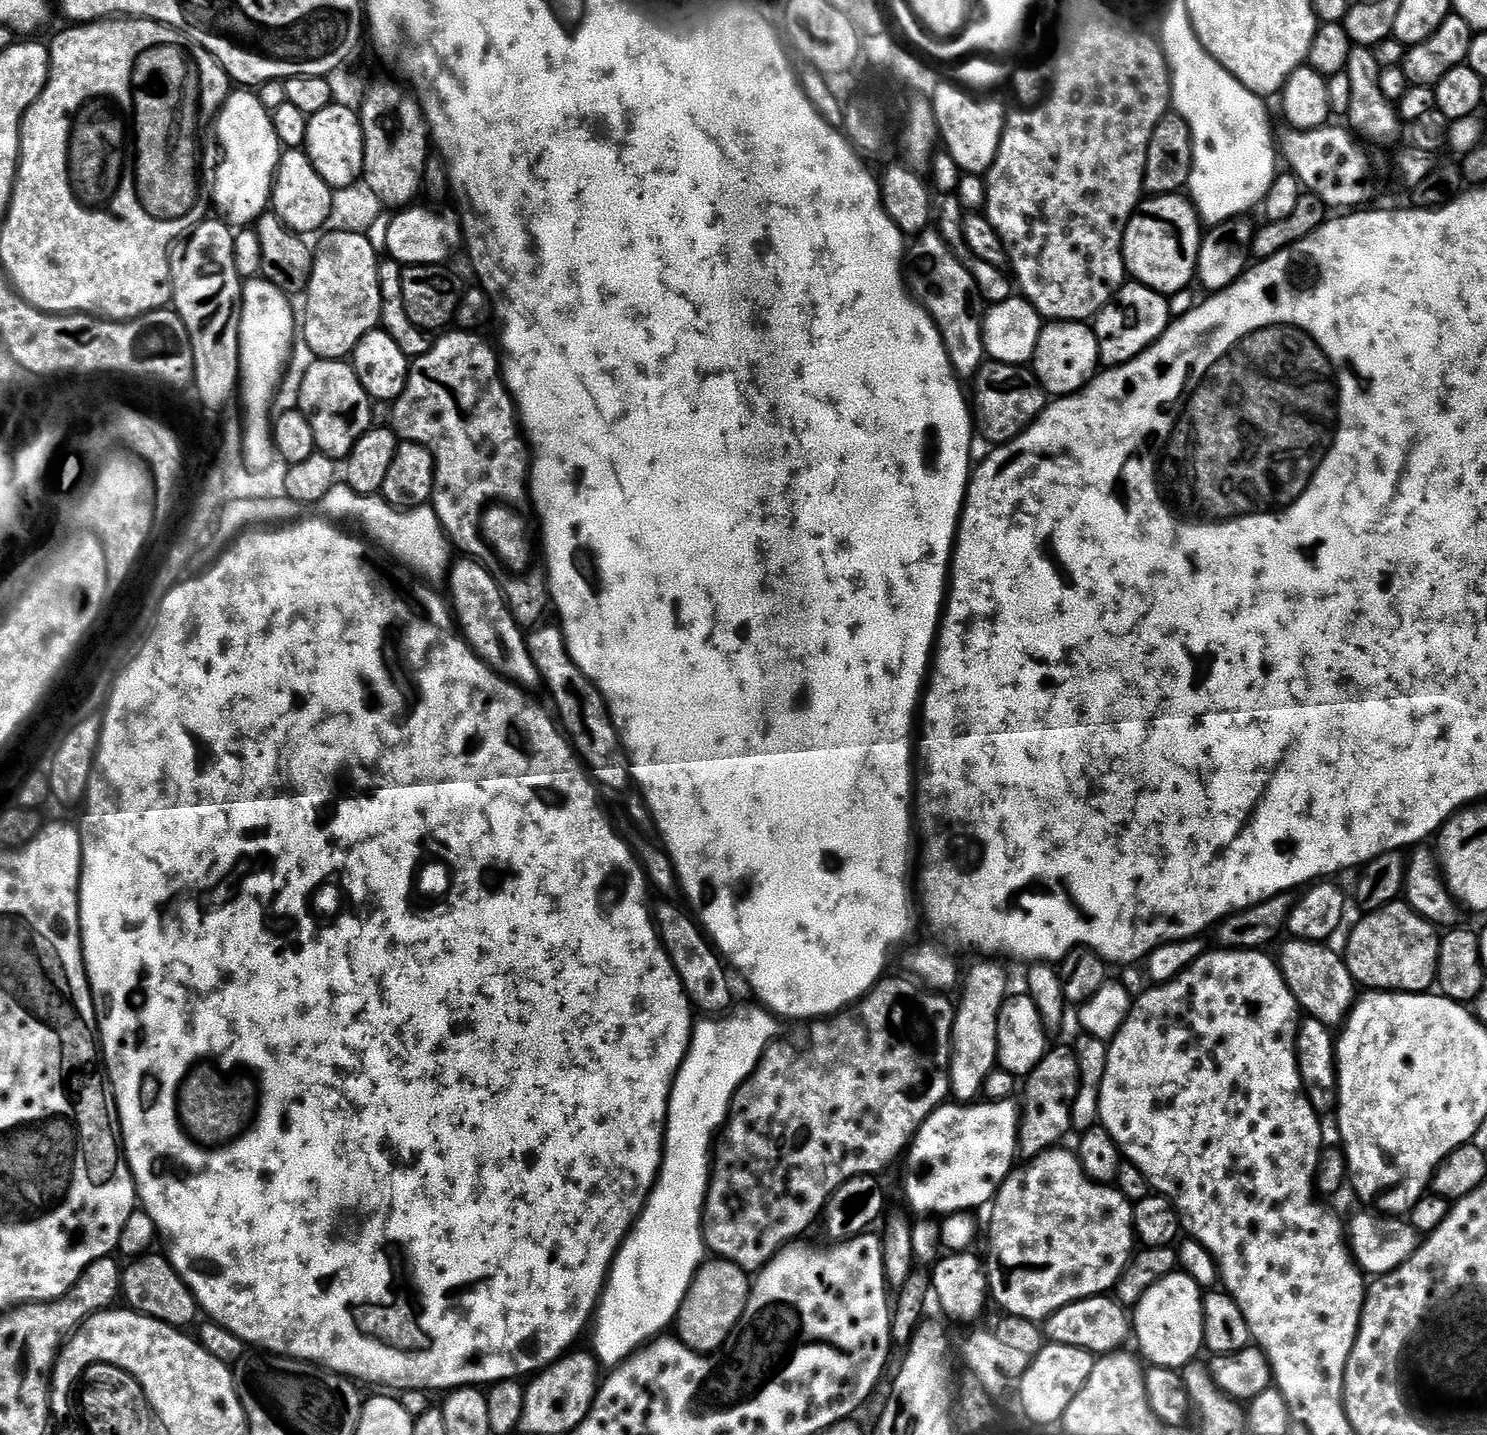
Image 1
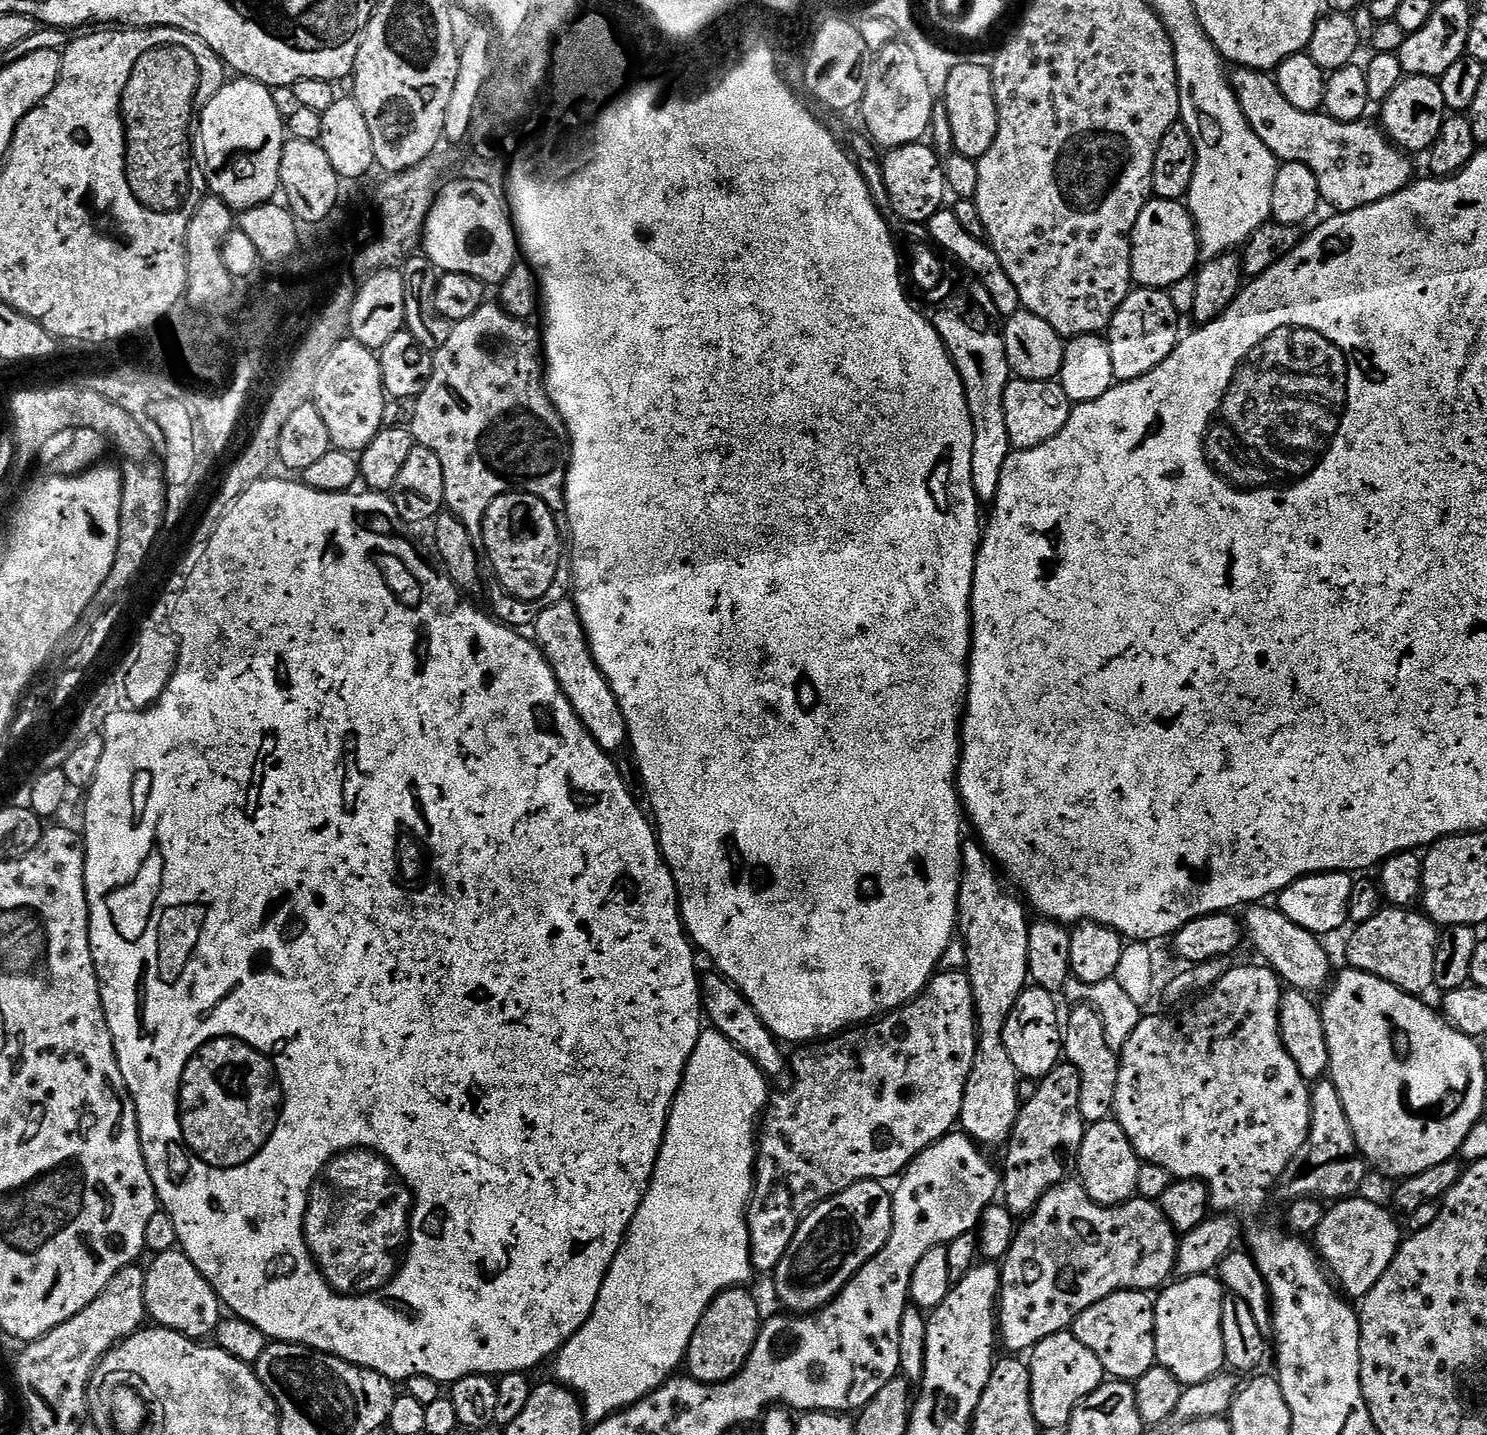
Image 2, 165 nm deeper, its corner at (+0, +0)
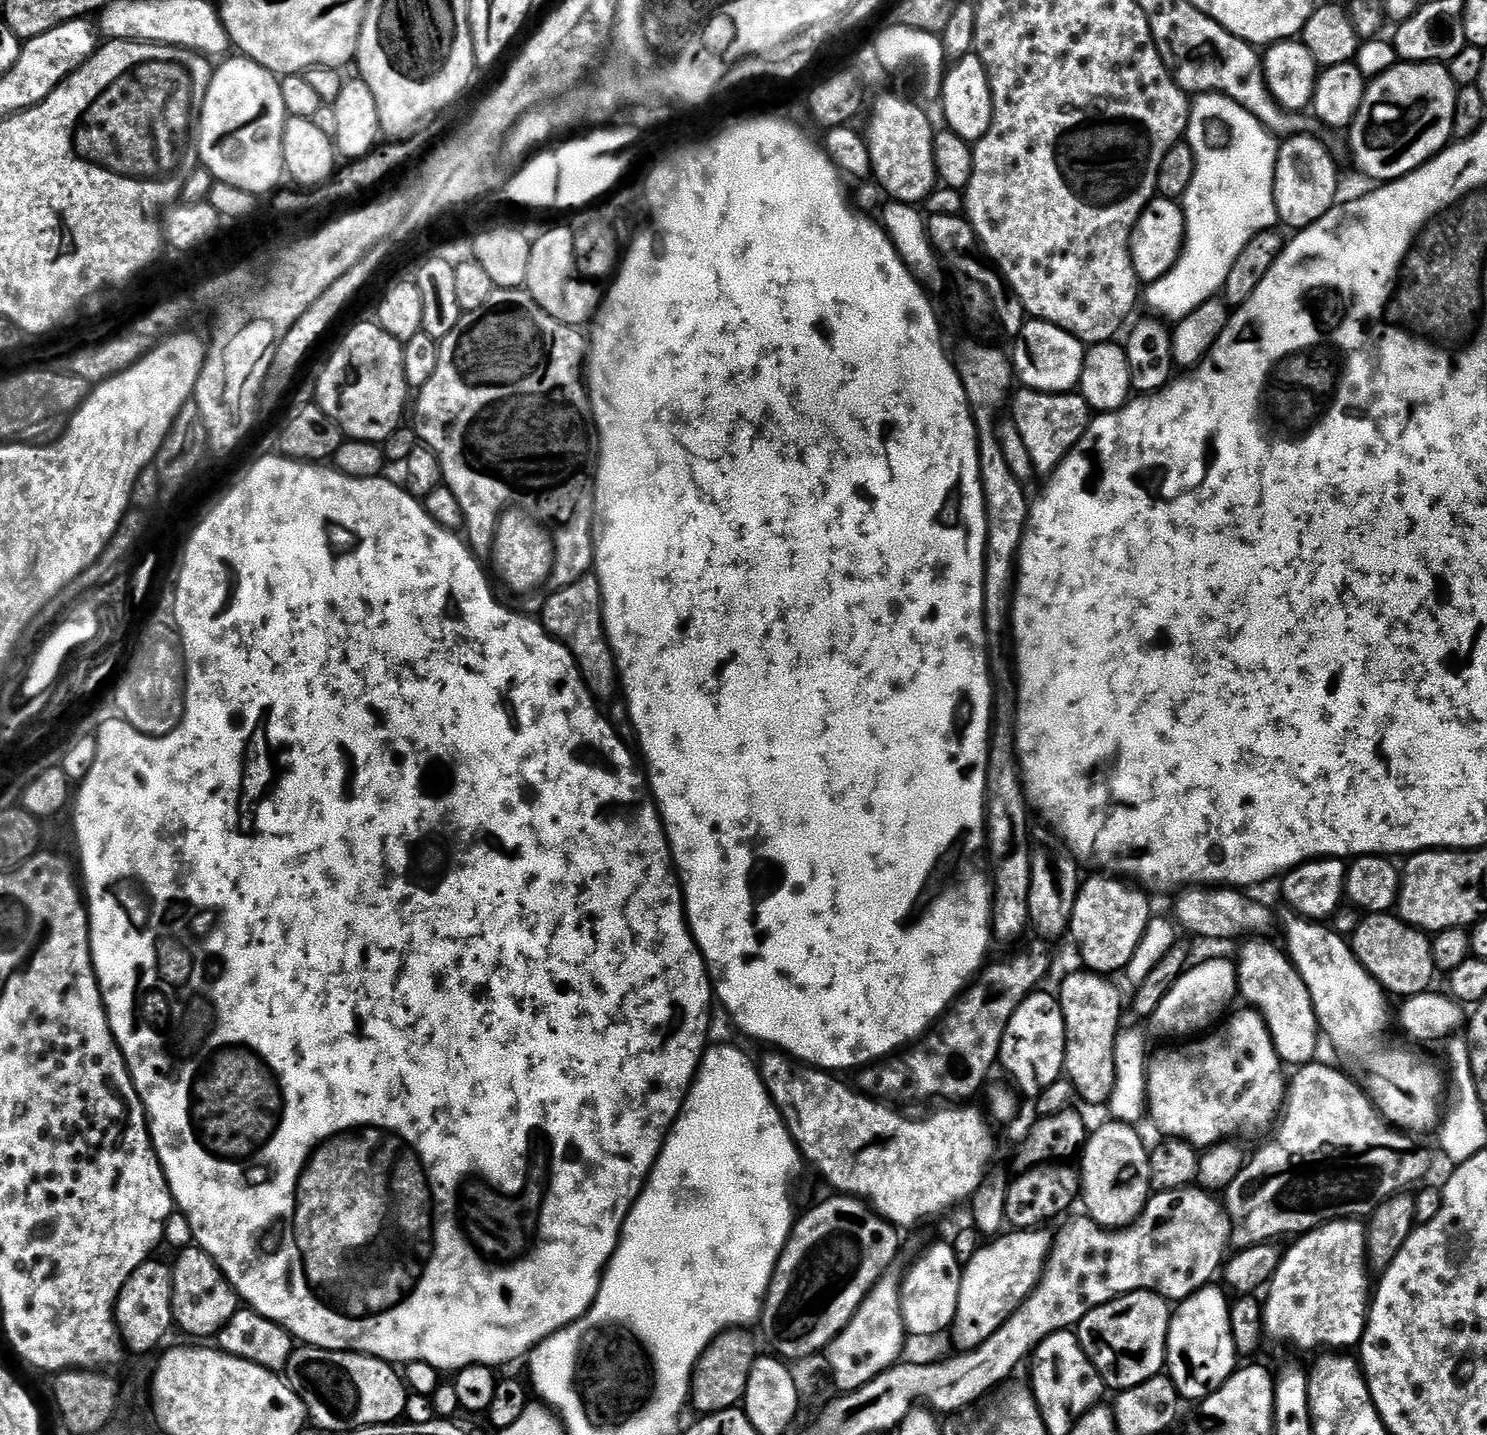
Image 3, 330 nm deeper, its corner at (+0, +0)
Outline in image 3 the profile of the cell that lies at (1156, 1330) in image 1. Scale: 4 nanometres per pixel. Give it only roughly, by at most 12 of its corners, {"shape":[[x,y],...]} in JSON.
{"shape":[[1217,1286],[1175,1305],[1166,1374],[1203,1402],[1238,1368]]}

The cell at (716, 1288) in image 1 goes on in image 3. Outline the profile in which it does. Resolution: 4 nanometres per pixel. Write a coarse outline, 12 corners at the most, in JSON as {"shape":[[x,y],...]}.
{"shape":[[743,1327],[708,1343],[692,1372],[691,1407],[737,1407],[758,1355]]}

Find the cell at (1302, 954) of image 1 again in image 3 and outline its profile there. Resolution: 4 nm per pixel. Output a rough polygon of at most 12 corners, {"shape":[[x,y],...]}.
{"shape":[[1192,886],[1175,897],[1192,936],[1260,938],[1268,908],[1227,886]]}

